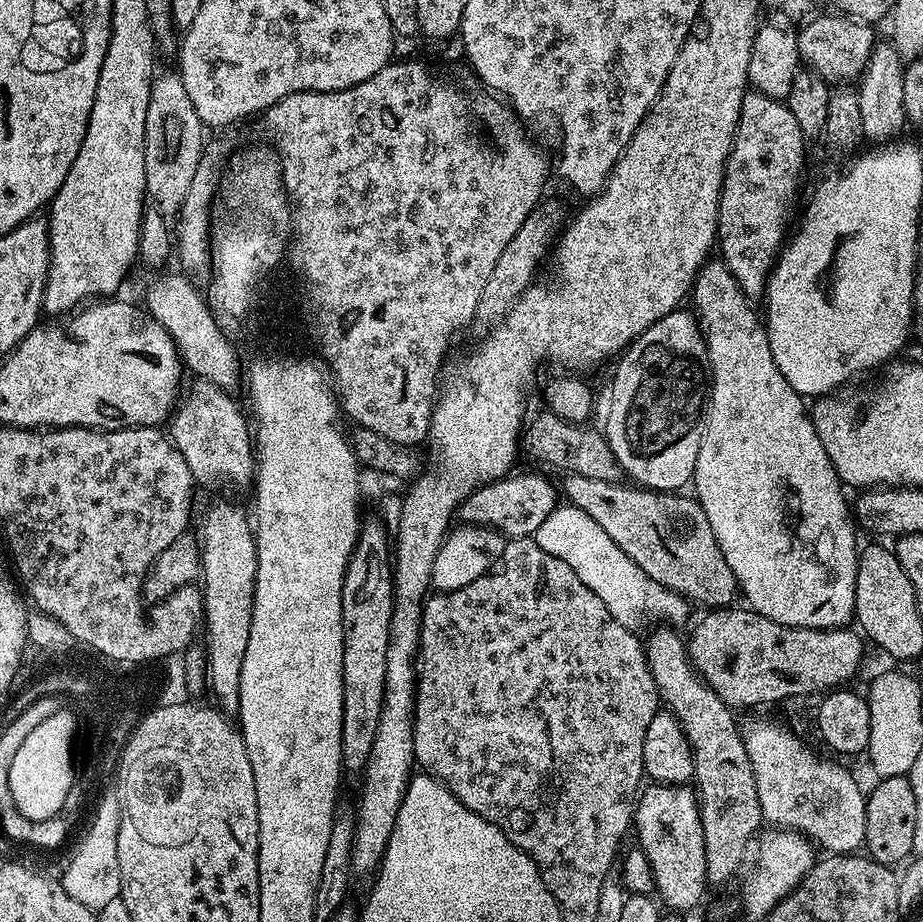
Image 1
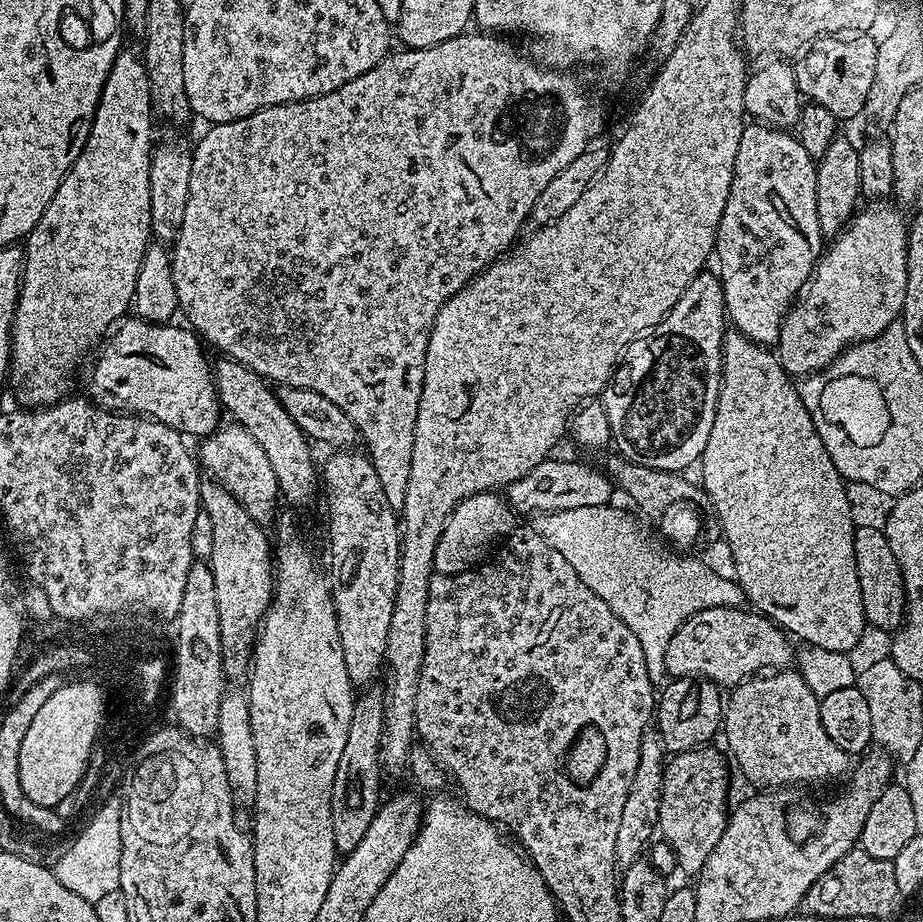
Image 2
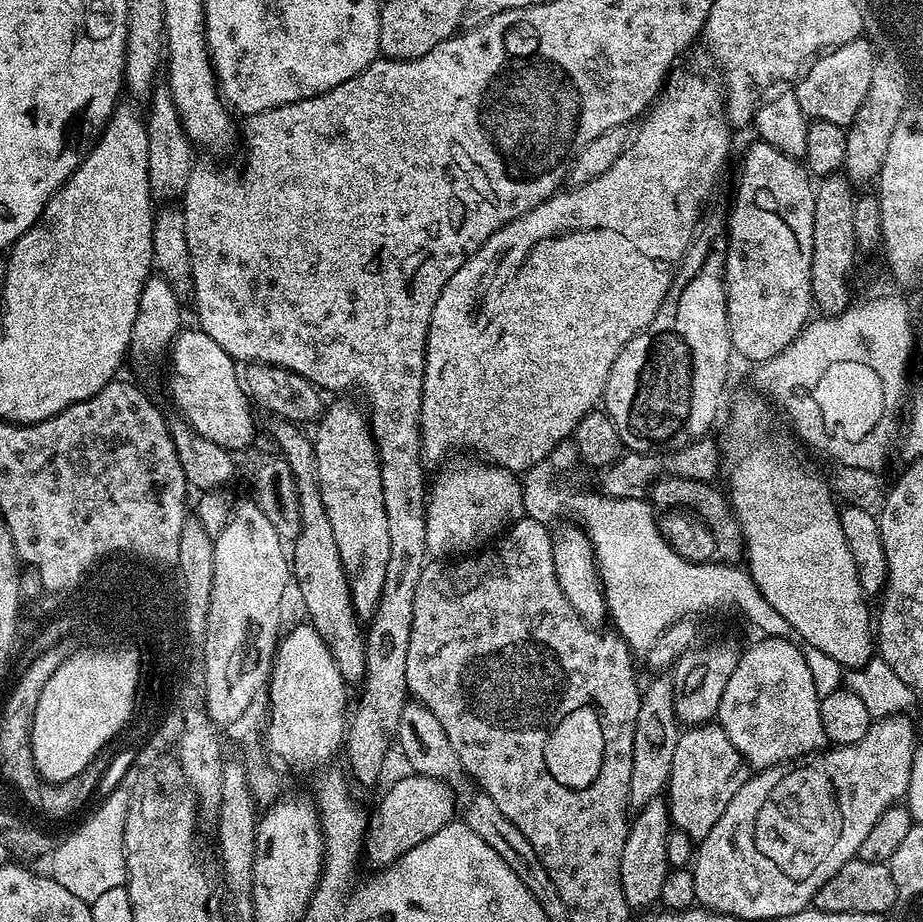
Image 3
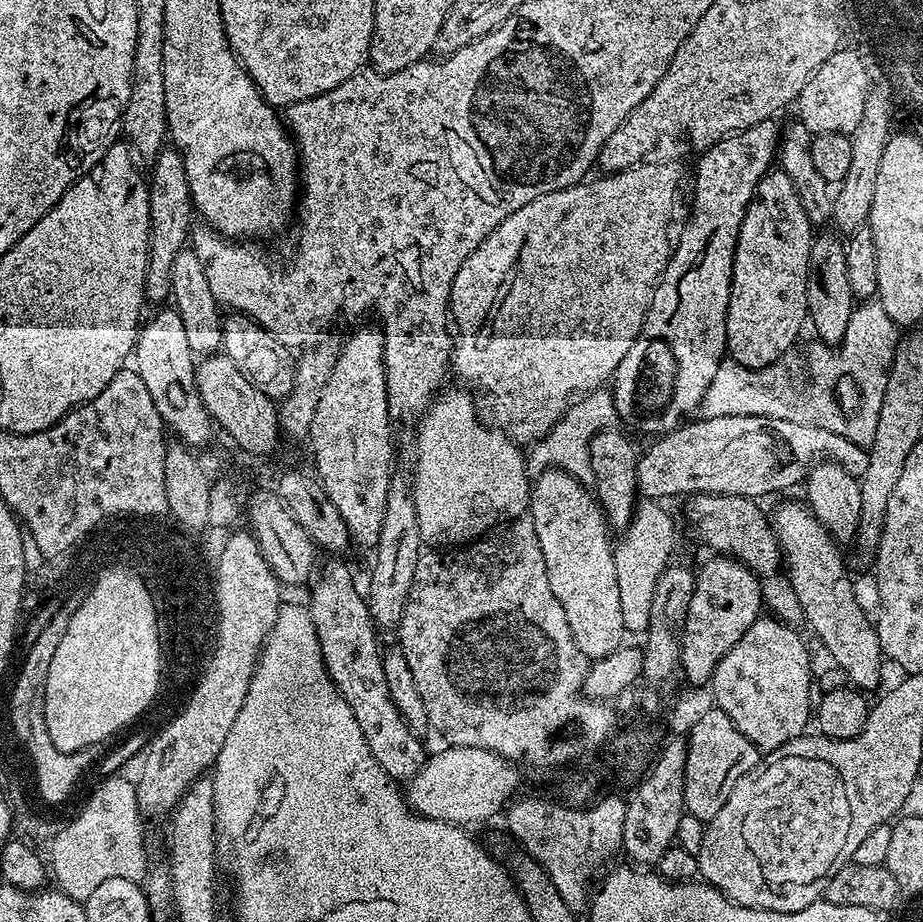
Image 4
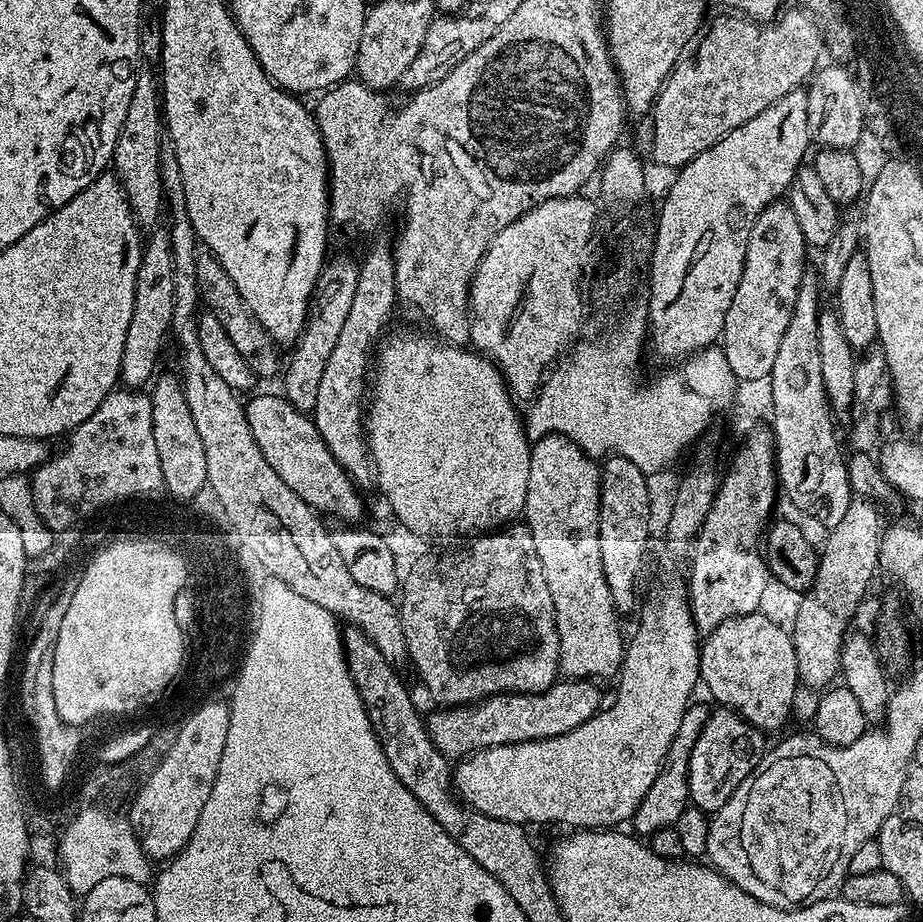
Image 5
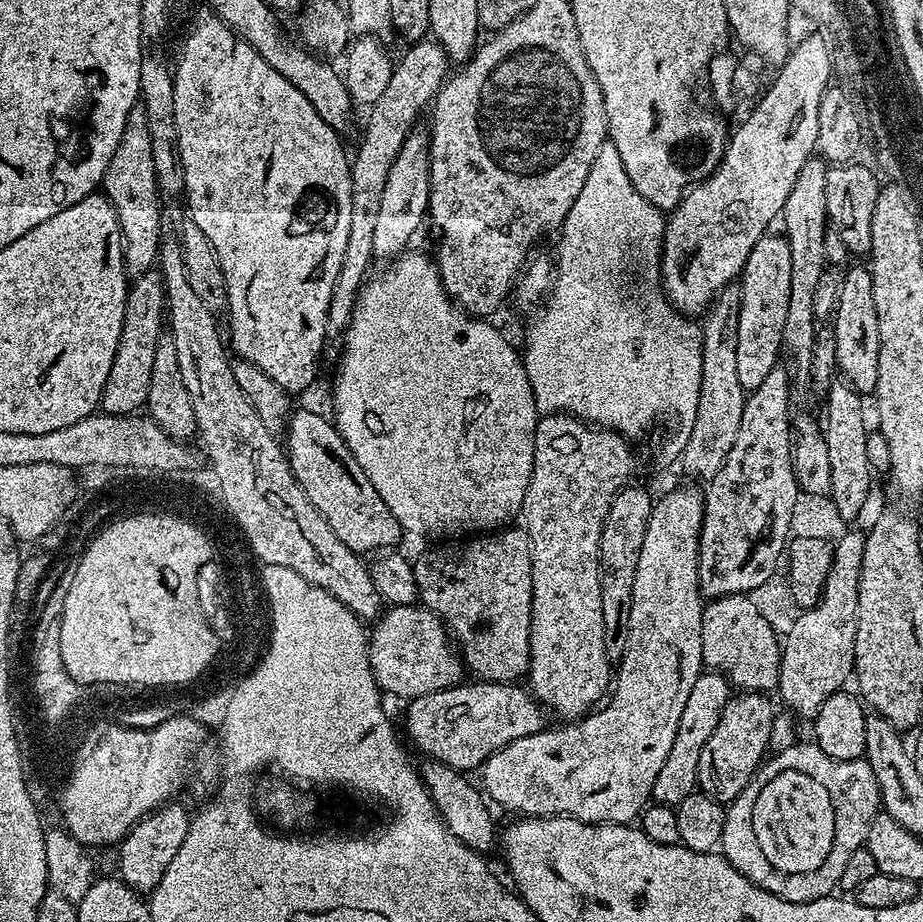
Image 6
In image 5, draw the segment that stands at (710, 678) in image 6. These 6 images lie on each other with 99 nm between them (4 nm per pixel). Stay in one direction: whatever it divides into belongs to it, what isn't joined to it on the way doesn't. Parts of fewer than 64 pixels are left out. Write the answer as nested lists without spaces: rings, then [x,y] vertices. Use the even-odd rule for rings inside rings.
[[[697,702],[689,703],[686,714],[682,718],[682,726],[678,726],[678,734],[674,734],[674,742],[670,742],[670,750],[658,770],[658,778],[646,790],[646,798],[638,806],[630,821],[630,828],[637,837],[647,838],[653,832],[675,825],[682,810],[689,807],[688,775],[690,774],[690,754],[694,750],[694,742],[698,742],[698,734],[702,734],[702,726],[708,721],[709,709]]]

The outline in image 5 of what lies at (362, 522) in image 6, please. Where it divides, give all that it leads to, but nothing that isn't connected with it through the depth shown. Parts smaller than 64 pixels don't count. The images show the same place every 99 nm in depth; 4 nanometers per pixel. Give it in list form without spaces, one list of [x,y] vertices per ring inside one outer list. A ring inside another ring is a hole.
[[[283,395],[256,396],[247,401],[244,413],[258,450],[274,466],[278,478],[309,504],[317,513],[333,512],[340,522],[360,522],[364,516],[364,500],[348,471],[330,454],[316,423],[307,412],[300,412]]]

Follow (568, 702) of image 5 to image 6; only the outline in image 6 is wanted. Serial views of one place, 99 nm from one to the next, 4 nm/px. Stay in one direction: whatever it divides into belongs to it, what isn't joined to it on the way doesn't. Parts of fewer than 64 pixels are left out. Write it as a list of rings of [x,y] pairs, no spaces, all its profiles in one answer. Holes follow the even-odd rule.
[[[461,682],[455,688],[443,688],[407,701],[408,713],[404,716],[404,724],[408,727],[408,736],[412,739],[413,749],[416,747],[418,751],[425,752],[423,755],[427,759],[442,762],[448,768],[479,769],[485,760],[488,760],[498,750],[505,748],[510,742],[544,731],[546,709],[527,687],[516,682],[475,683]]]

